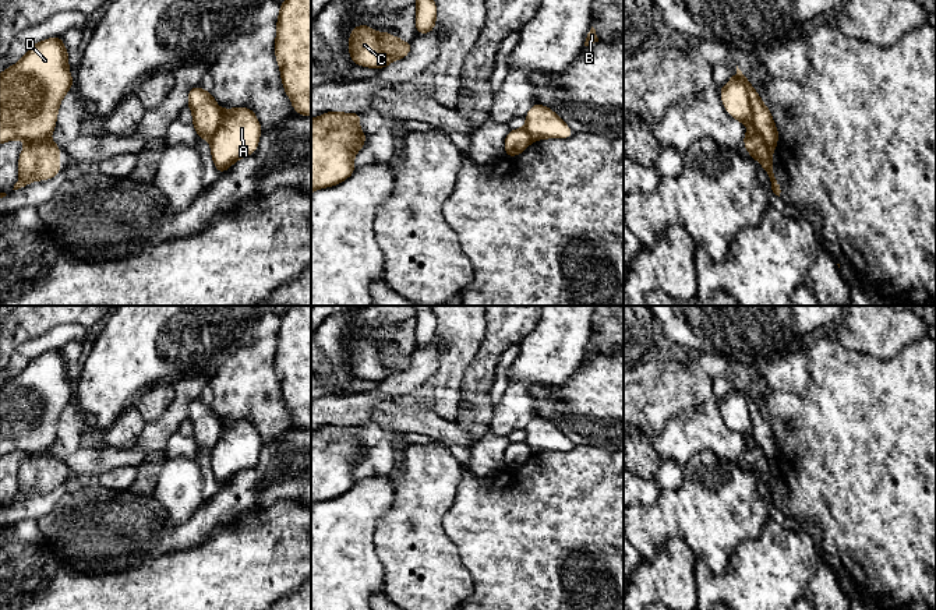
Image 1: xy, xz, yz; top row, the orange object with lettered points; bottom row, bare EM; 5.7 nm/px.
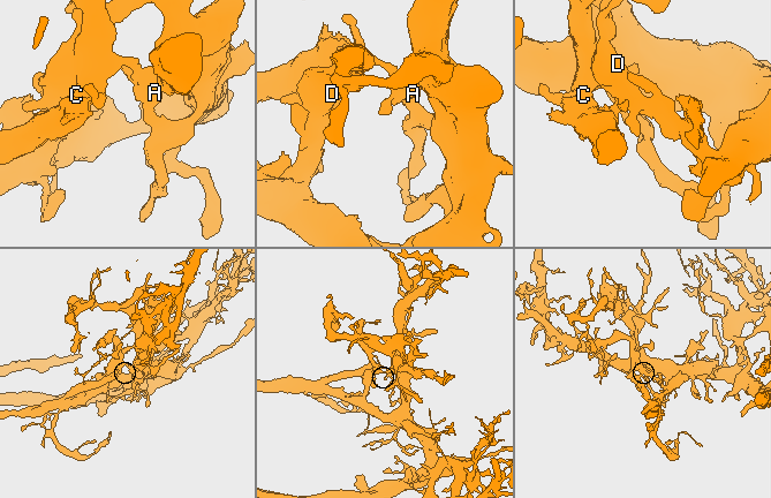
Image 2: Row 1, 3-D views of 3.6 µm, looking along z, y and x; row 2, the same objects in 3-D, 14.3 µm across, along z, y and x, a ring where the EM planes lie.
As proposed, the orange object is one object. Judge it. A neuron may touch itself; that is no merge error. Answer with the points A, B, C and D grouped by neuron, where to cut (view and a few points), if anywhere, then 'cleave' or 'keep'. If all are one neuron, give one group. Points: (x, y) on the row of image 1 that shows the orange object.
A B D / C | yz (744, 76), (753, 123) | cleave

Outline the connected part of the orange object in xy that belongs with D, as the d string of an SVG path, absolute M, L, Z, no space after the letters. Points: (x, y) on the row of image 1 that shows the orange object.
M61 36L29 46L25 56L0 74L0 145L10 140L42 141L56 128L61 99L74 81Z

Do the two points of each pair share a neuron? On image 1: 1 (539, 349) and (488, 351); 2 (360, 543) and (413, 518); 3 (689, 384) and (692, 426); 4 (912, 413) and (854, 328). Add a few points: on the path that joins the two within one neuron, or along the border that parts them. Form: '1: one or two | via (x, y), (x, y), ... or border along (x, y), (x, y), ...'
1: two | border along (539, 320), (536, 327), (518, 345)
2: two | border along (389, 510), (374, 535), (382, 568)
3: two | border along (712, 395), (695, 408), (681, 412), (663, 427)
4: two | border along (843, 345), (882, 359), (892, 359), (904, 348)

